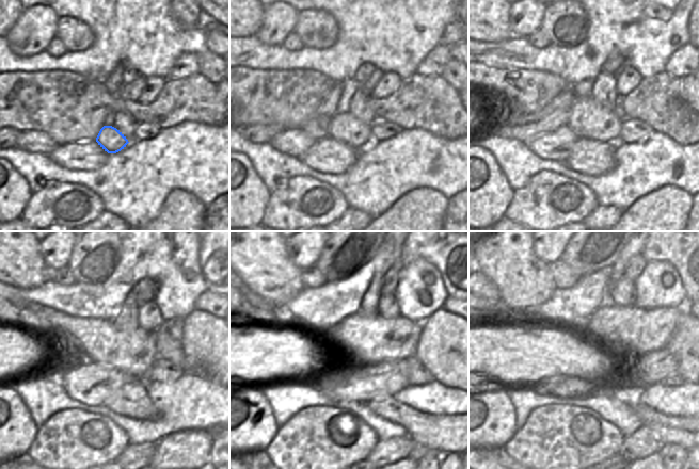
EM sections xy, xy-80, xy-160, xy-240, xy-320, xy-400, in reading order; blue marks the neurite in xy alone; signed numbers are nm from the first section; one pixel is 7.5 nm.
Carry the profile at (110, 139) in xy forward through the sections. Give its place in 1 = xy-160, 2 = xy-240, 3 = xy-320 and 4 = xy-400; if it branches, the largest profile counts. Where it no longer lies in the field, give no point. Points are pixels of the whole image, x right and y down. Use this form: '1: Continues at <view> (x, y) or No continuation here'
1: Continues at xy-160 (589, 119)
2: Continues at xy-240 (99, 341)
3: Continues at xy-320 (359, 339)
4: Continues at xy-400 (624, 333).

